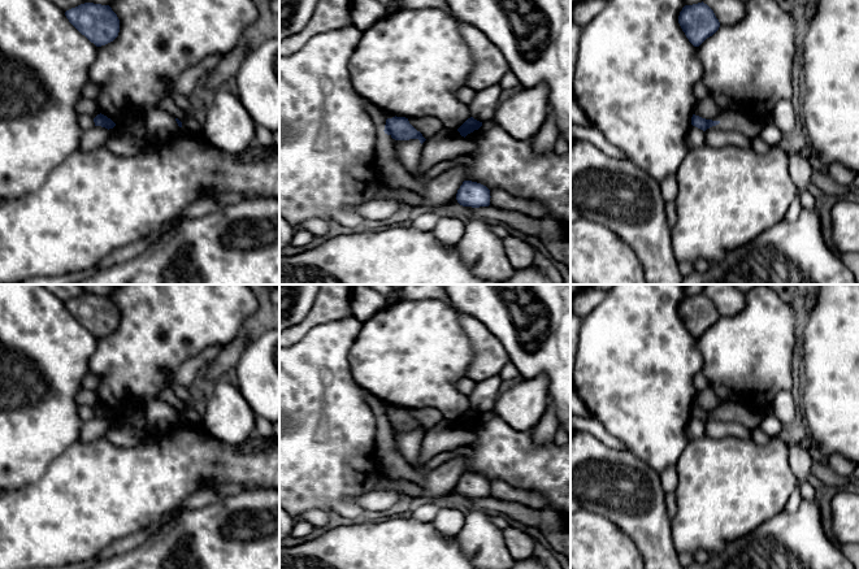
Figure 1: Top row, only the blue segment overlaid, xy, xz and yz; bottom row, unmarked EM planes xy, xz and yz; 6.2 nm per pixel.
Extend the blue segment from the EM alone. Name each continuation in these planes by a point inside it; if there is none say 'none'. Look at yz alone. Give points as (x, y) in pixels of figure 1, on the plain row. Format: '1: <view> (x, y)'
none

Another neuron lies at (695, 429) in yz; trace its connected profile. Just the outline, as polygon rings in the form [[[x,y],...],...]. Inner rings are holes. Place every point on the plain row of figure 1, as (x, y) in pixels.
[[[691,416],[686,425],[687,440],[690,442],[702,438],[703,435],[706,435],[706,422]]]

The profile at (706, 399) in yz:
[[[711,387],[697,391],[693,405],[712,412],[721,412],[725,408],[724,403],[717,398]]]

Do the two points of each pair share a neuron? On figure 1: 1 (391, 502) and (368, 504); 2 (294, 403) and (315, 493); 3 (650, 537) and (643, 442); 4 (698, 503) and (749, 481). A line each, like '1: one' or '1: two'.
1: one
2: one
3: two
4: one

